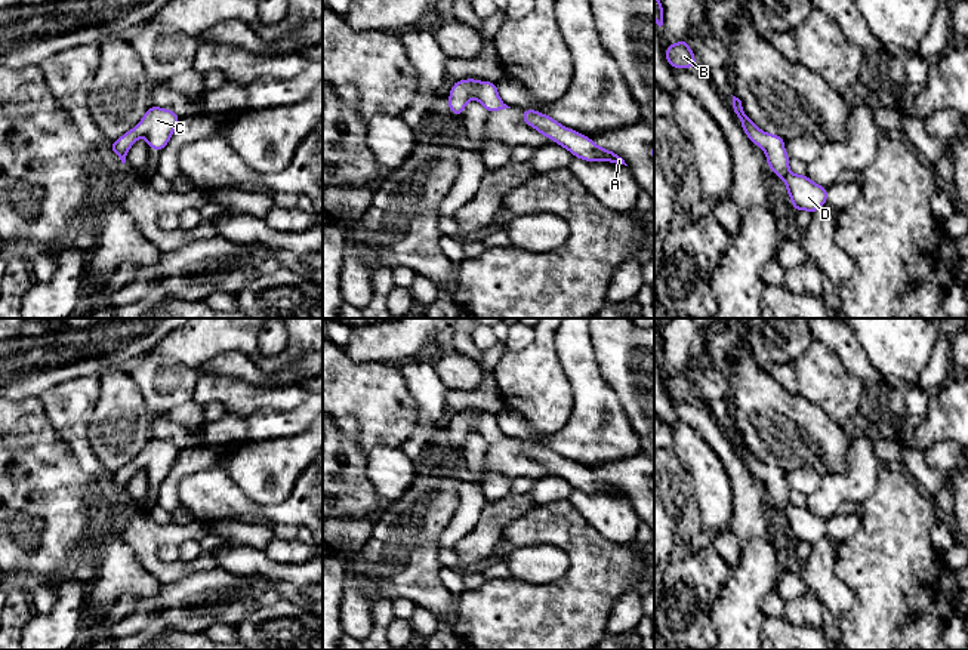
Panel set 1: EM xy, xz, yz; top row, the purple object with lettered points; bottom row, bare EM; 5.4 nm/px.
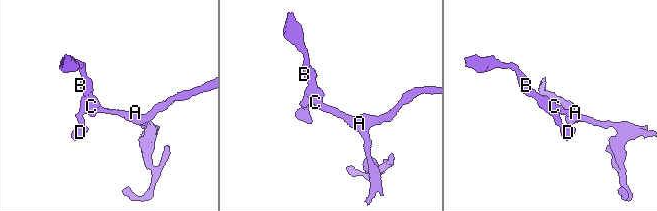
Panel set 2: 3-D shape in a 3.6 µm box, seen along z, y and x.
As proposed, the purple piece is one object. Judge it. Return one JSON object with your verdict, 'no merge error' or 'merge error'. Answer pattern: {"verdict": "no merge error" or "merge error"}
{"verdict": "no merge error"}

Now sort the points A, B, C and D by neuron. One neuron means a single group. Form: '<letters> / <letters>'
A B C D

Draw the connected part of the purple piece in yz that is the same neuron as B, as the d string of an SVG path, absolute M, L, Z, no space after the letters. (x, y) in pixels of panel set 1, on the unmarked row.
M679 372L675 376L666 378L666 394L672 400L696 400L694 383L688 379L688 373Z

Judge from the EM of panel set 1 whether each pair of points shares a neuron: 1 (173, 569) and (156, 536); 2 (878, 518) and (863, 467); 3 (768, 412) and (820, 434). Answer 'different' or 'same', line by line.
1: same
2: different
3: same

